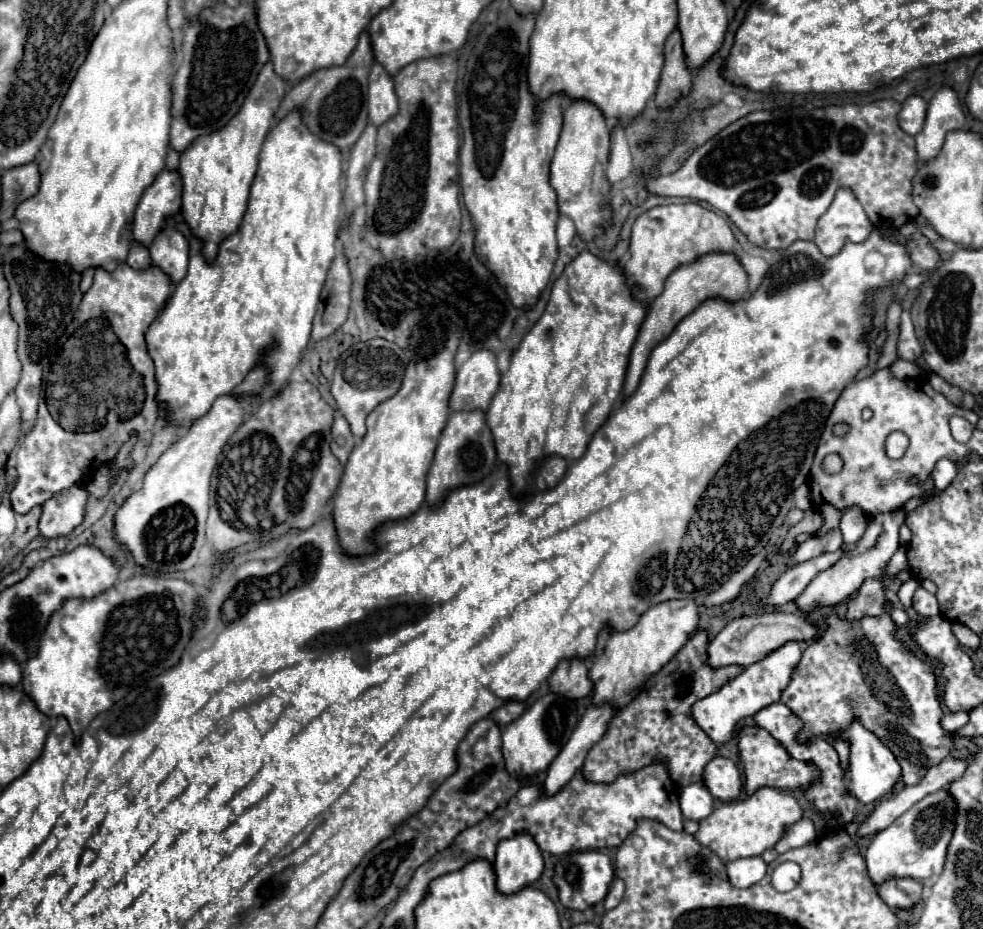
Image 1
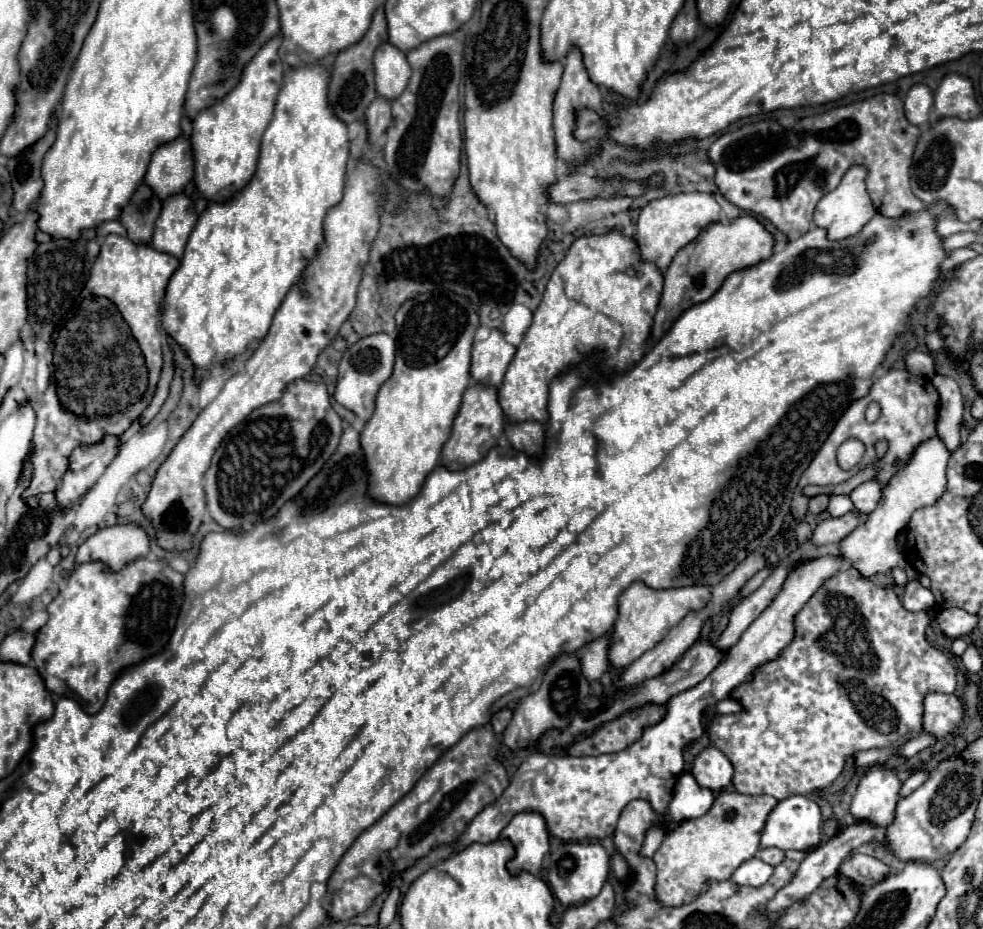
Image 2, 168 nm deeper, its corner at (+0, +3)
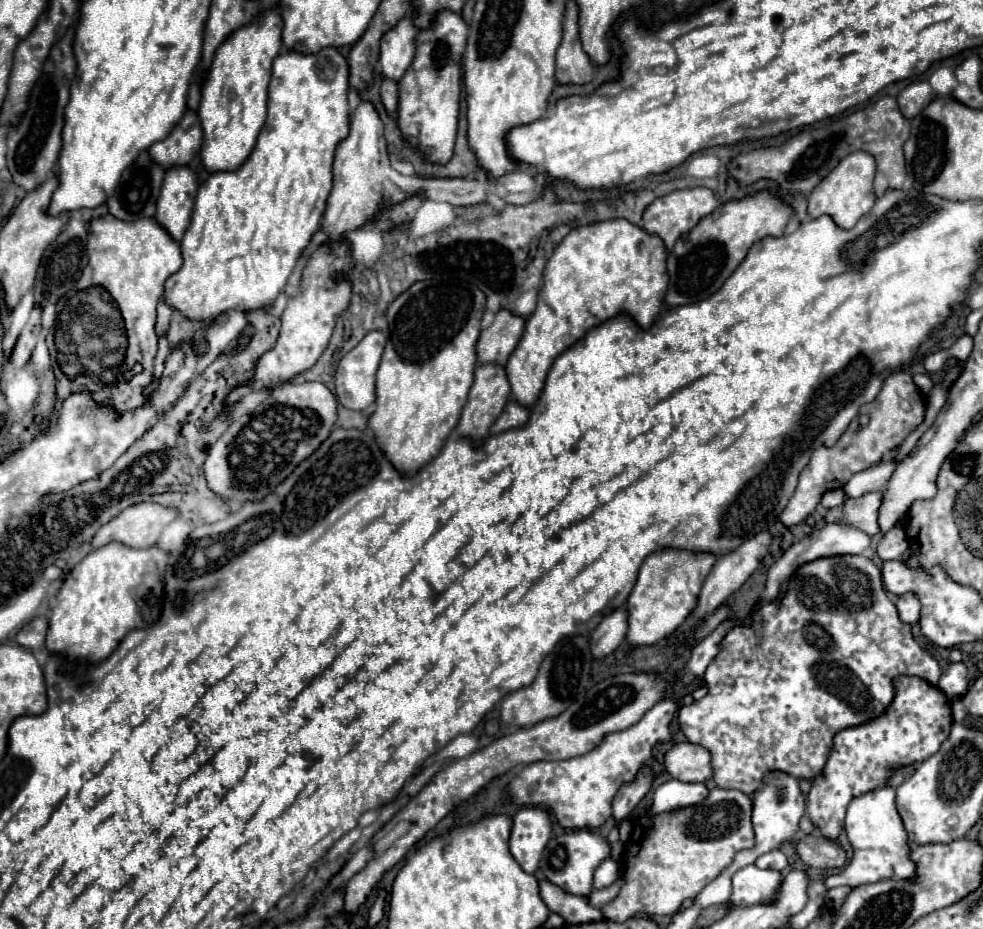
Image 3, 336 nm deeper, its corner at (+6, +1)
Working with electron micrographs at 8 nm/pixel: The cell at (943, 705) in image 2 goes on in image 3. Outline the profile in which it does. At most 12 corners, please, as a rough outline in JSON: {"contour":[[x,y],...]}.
{"contour":[[899,678],[883,718],[835,734],[807,814],[825,838],[847,804],[949,738],[951,702]]}

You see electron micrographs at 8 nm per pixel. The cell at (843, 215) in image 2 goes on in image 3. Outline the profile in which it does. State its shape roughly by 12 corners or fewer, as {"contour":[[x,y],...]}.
{"contour":[[851,152],[809,194],[809,216],[849,230],[873,204],[875,160]]}

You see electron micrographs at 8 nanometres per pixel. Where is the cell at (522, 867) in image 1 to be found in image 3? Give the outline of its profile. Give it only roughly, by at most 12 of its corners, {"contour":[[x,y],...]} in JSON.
{"contour":[[545,810],[513,816],[509,848],[527,874],[537,870],[549,838]]}

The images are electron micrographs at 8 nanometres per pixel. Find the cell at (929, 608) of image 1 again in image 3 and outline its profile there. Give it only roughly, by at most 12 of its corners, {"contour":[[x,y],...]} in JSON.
{"contour":[[903,594],[897,600],[897,612],[903,622],[919,620],[921,602],[913,594]]}

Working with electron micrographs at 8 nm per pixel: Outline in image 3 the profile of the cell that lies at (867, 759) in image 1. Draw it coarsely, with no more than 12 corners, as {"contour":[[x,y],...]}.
{"contour":[[895,788],[851,800],[853,858],[827,890],[913,878]]}

